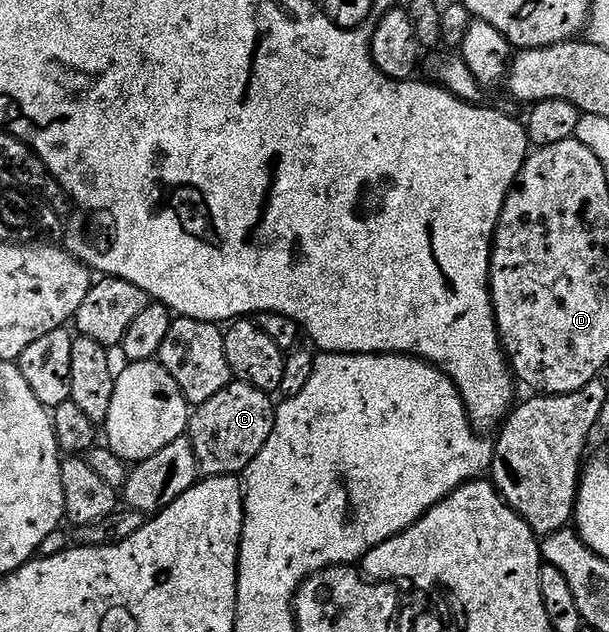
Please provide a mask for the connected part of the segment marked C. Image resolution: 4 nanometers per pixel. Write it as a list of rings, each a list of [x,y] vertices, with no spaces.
[[[232,381],[201,407],[203,427],[211,438],[211,451],[220,468],[231,473],[243,473],[261,453],[265,441],[269,441],[275,427],[276,404],[262,387],[250,381]]]

